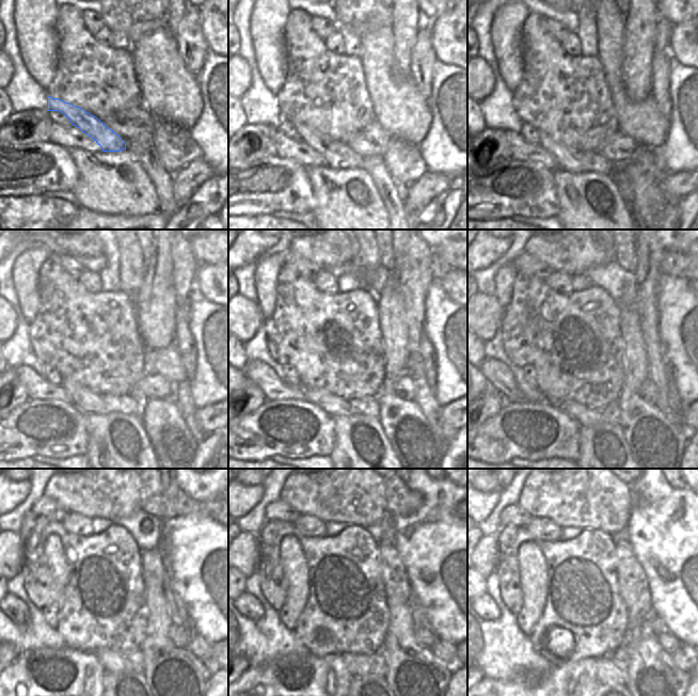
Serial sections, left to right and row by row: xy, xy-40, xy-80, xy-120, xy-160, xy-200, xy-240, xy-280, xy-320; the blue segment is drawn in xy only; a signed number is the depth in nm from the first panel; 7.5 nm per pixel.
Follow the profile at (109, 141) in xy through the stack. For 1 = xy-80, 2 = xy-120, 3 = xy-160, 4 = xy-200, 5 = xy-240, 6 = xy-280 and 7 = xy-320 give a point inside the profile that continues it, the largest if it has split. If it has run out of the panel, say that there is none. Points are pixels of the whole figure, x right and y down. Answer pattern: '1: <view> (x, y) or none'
1: xy-80 (569, 159)
2: xy-120 (86, 400)
3: xy-160 (334, 406)
4: xy-200 (586, 416)
5: xy-240 (131, 660)
6: xy-280 (359, 664)
7: xy-320 (609, 670)

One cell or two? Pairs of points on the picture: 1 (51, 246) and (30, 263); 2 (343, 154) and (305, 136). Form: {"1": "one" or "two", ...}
{"1": "two", "2": "one"}

